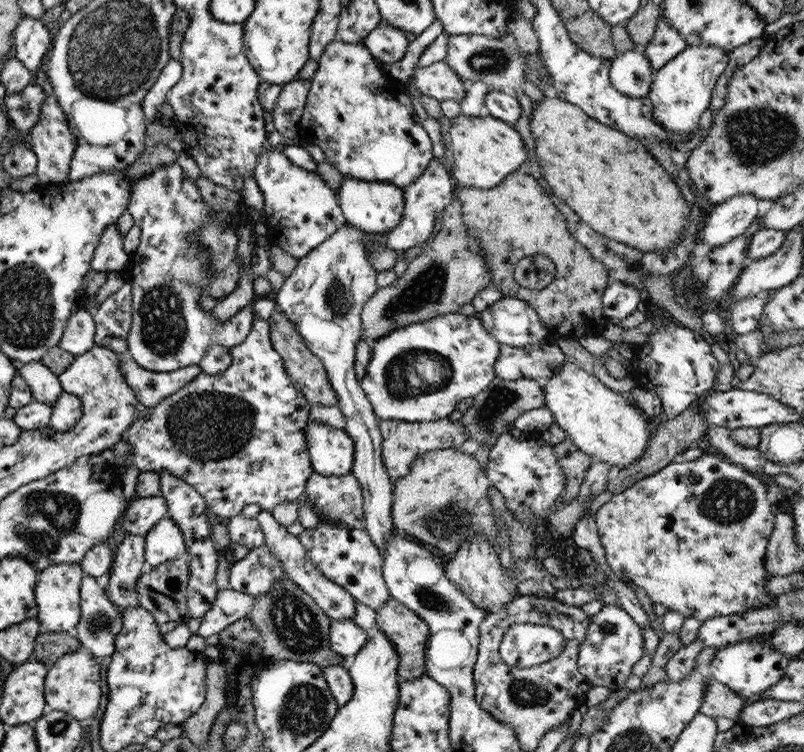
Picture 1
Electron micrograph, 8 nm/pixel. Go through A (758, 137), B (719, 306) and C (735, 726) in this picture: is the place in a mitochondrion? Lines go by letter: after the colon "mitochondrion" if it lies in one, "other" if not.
A: mitochondrion
B: other
C: other

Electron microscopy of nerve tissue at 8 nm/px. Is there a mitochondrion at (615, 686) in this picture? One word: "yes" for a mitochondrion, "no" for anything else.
no

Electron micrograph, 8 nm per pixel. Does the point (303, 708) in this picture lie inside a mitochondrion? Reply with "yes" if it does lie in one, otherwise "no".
yes

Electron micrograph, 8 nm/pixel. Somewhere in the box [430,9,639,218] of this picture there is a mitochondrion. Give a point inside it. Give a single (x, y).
(486, 61)

